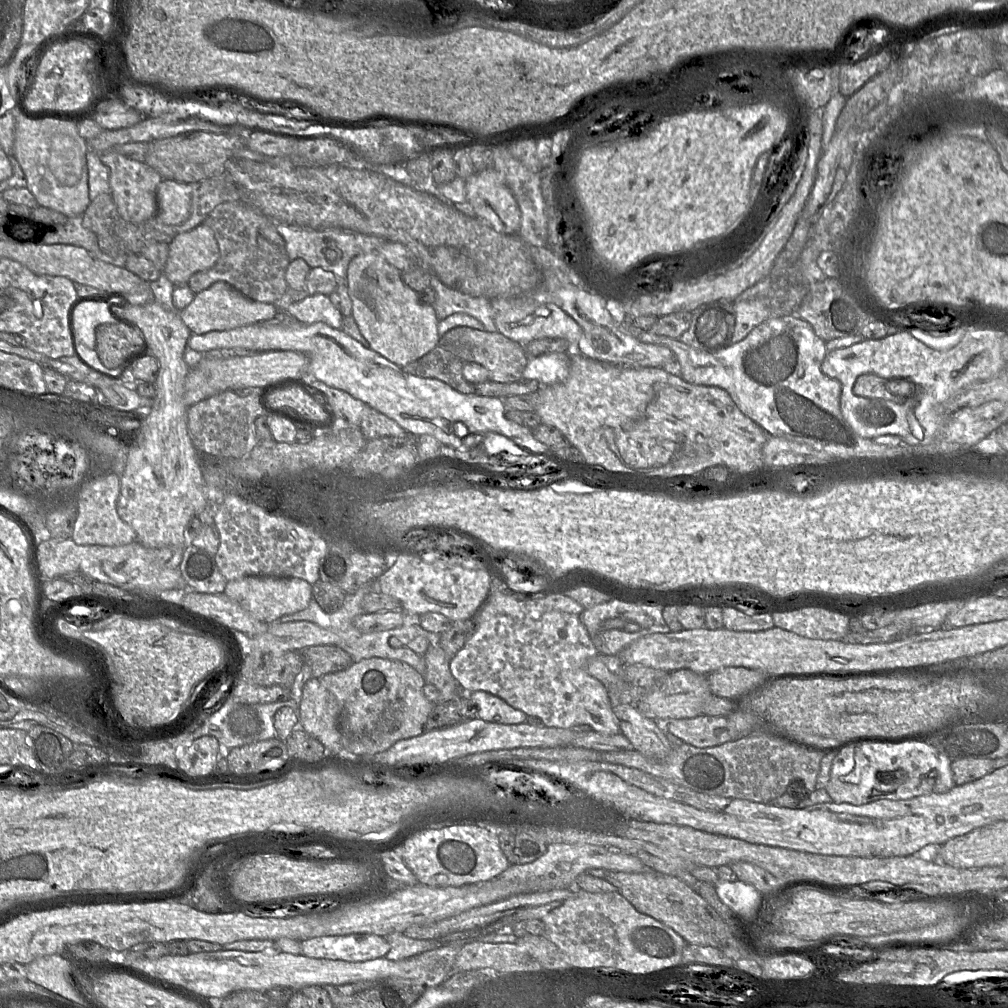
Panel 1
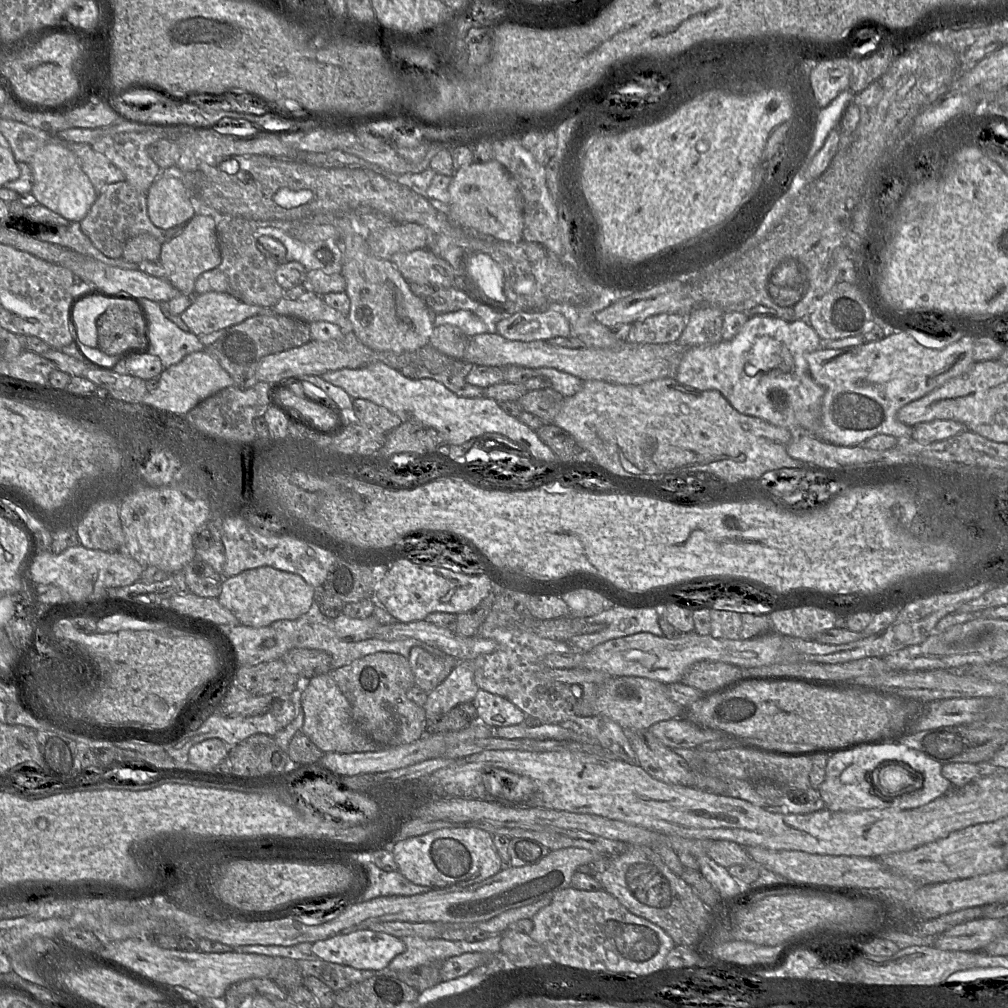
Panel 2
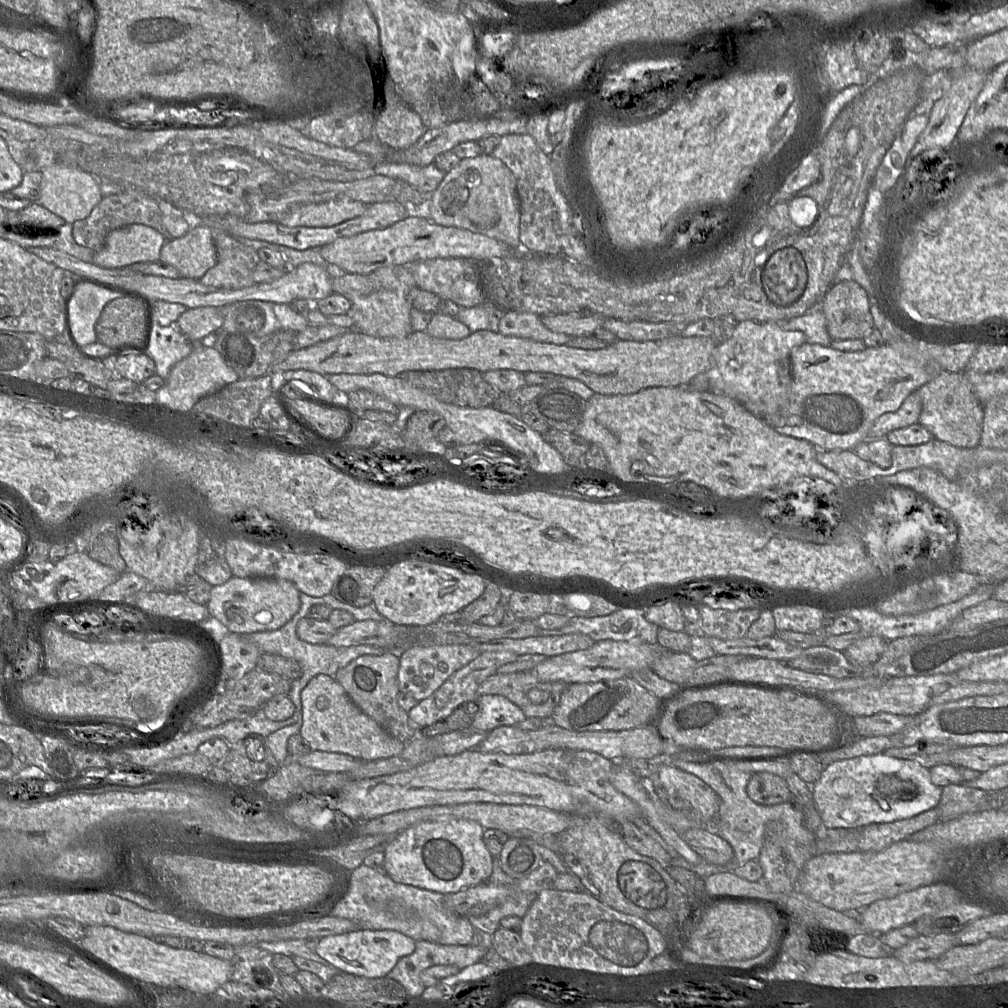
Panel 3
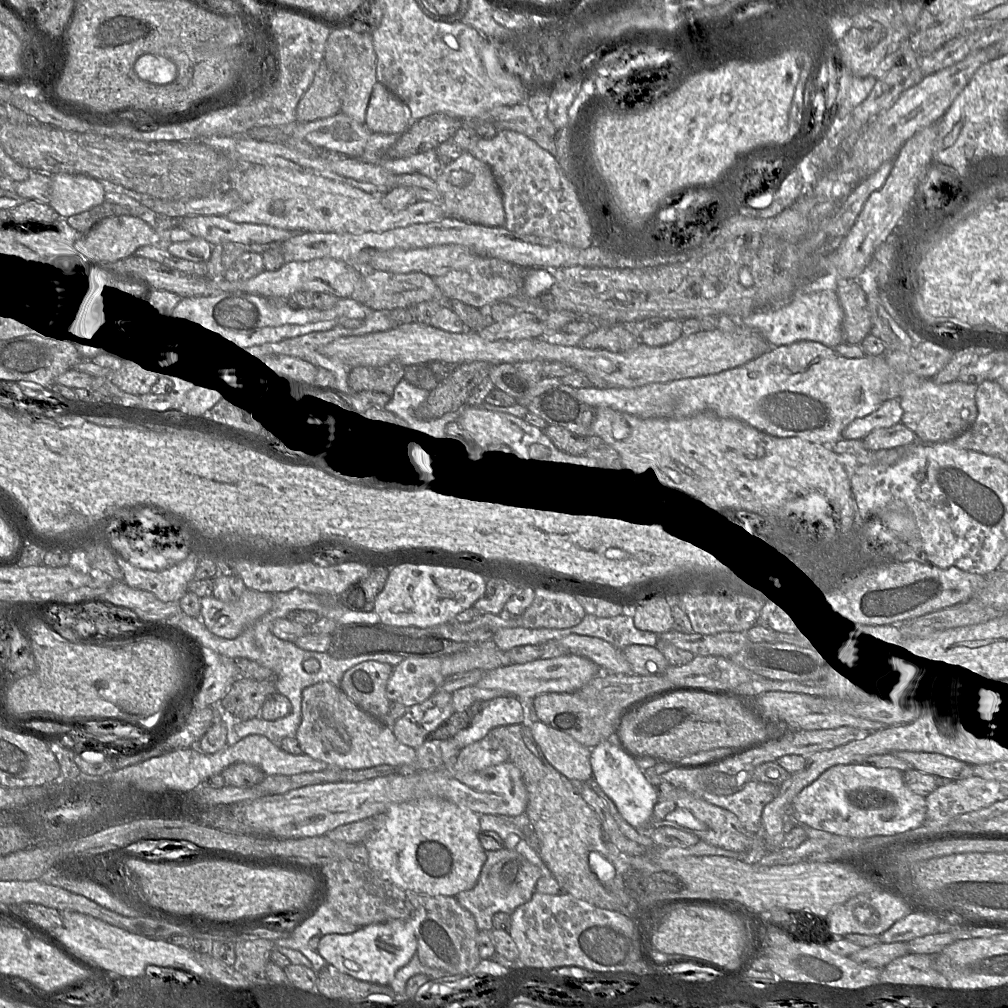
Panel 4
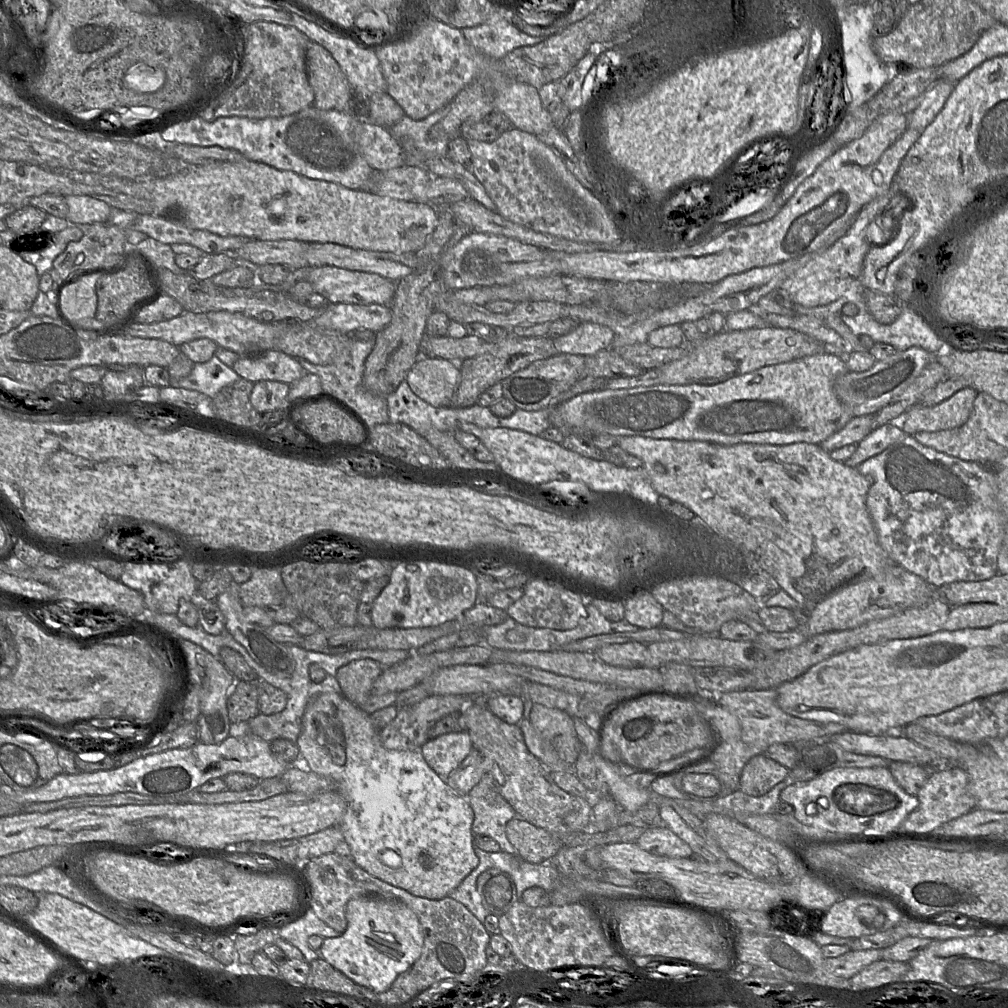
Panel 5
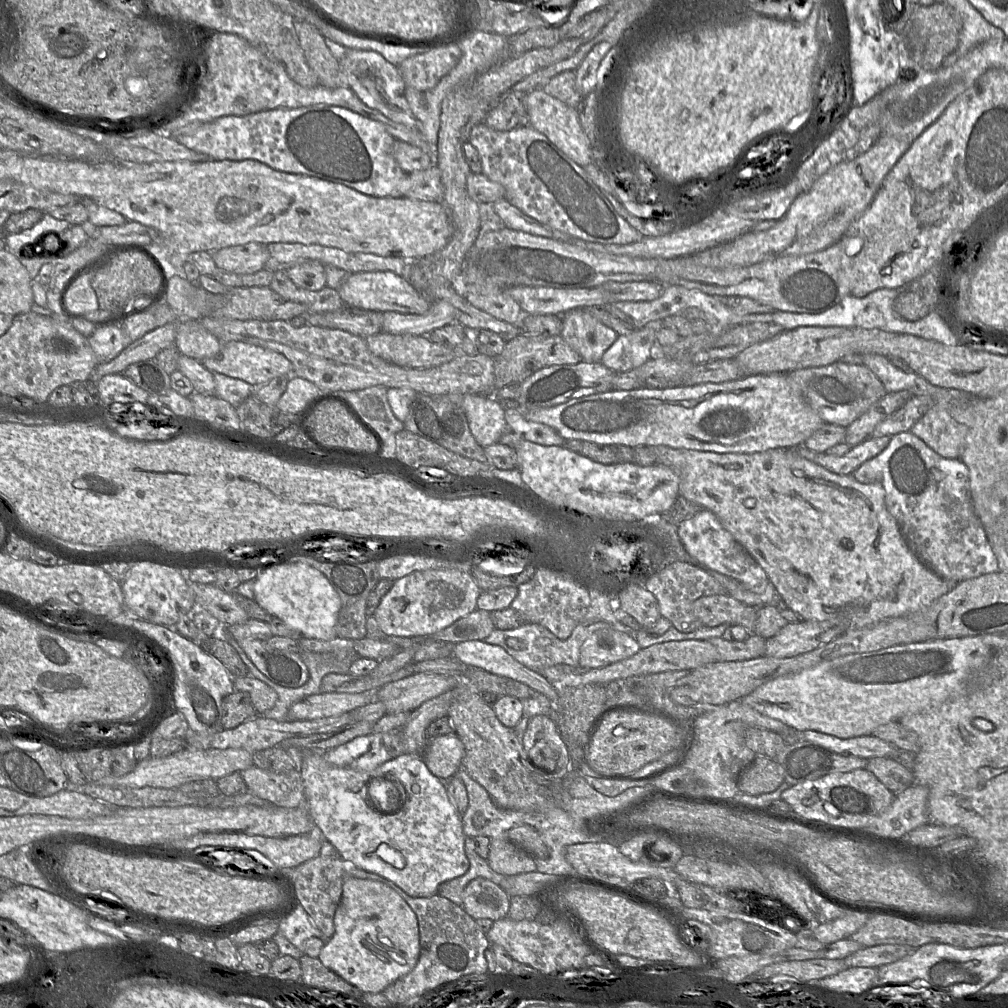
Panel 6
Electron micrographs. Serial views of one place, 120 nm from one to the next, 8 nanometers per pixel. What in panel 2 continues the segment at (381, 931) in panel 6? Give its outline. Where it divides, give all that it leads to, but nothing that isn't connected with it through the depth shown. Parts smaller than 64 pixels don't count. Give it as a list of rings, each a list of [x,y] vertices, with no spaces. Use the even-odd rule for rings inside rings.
[[[359,929],[348,934],[341,934],[325,940],[312,943],[312,953],[320,959],[356,969],[381,970],[386,968],[390,961],[404,952],[405,944],[393,935],[376,932],[371,929]]]

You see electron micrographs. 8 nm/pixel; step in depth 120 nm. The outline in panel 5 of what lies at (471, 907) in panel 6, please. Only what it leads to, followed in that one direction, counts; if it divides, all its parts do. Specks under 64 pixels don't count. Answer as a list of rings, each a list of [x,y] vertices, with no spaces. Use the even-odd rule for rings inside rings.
[[[490,868],[477,878],[477,891],[488,915],[501,916],[518,901],[512,877],[498,868]]]

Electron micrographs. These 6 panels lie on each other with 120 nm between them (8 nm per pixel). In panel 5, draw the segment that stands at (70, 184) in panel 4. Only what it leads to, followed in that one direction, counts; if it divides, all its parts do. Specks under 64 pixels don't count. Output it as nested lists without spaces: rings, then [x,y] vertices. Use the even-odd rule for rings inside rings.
[[[87,195],[65,196],[68,205],[66,220],[70,225],[92,225],[109,222],[112,208],[104,201]]]

